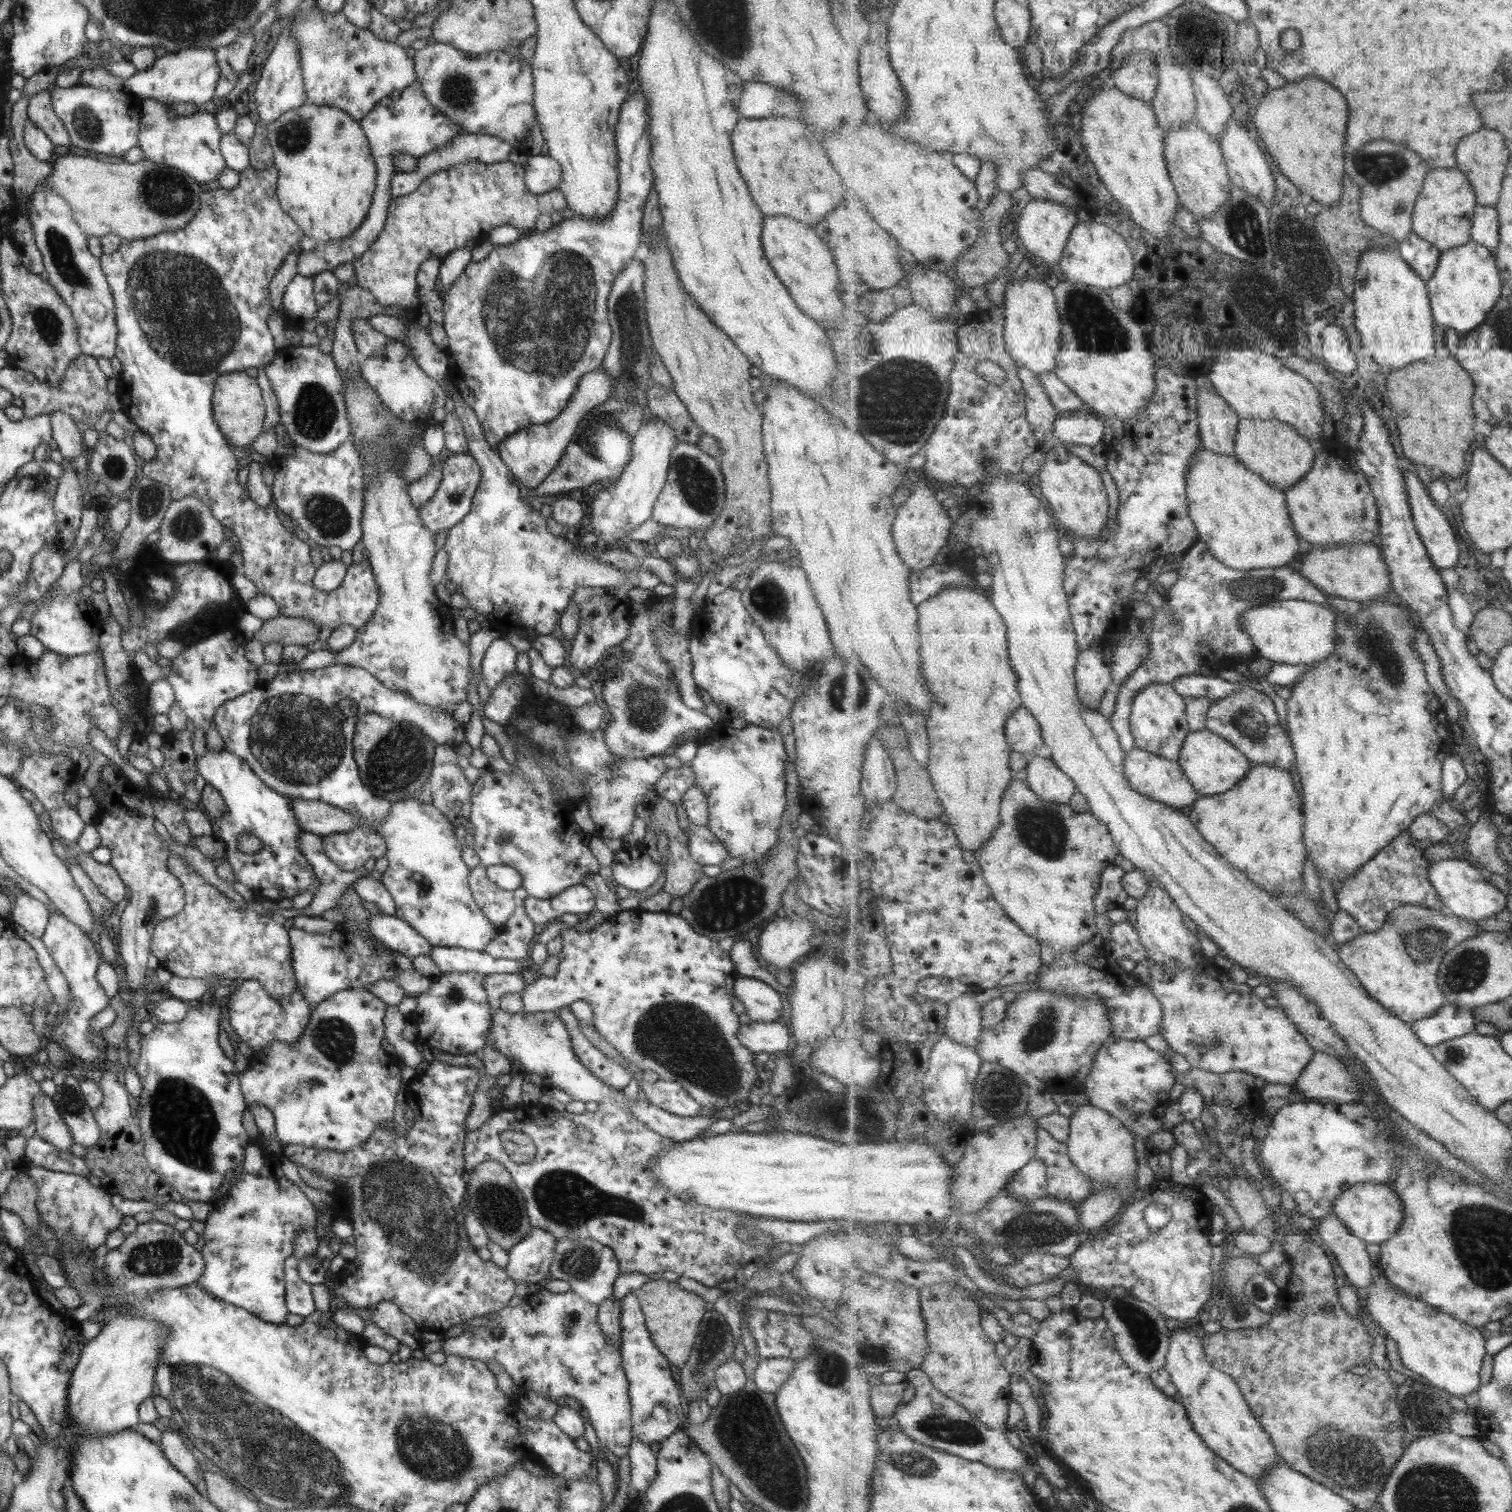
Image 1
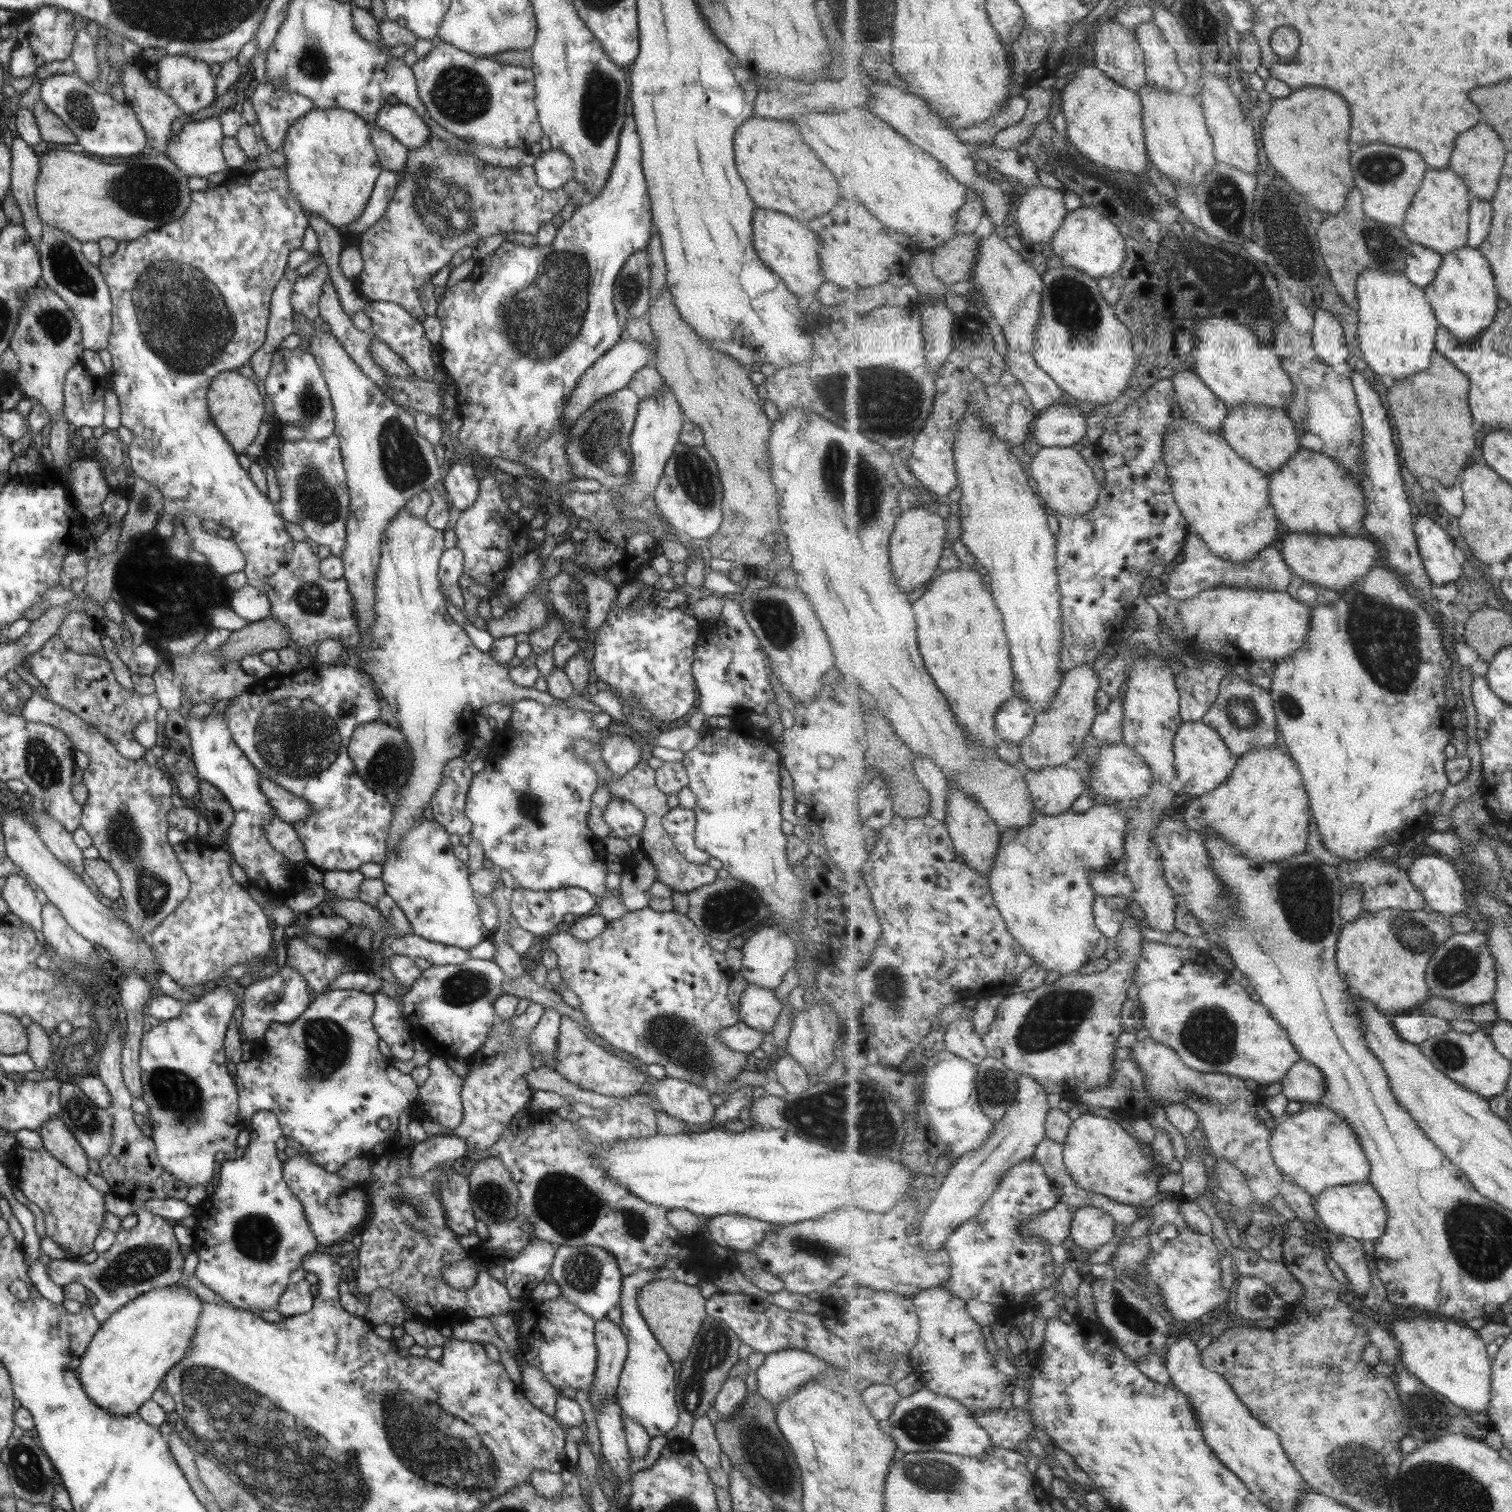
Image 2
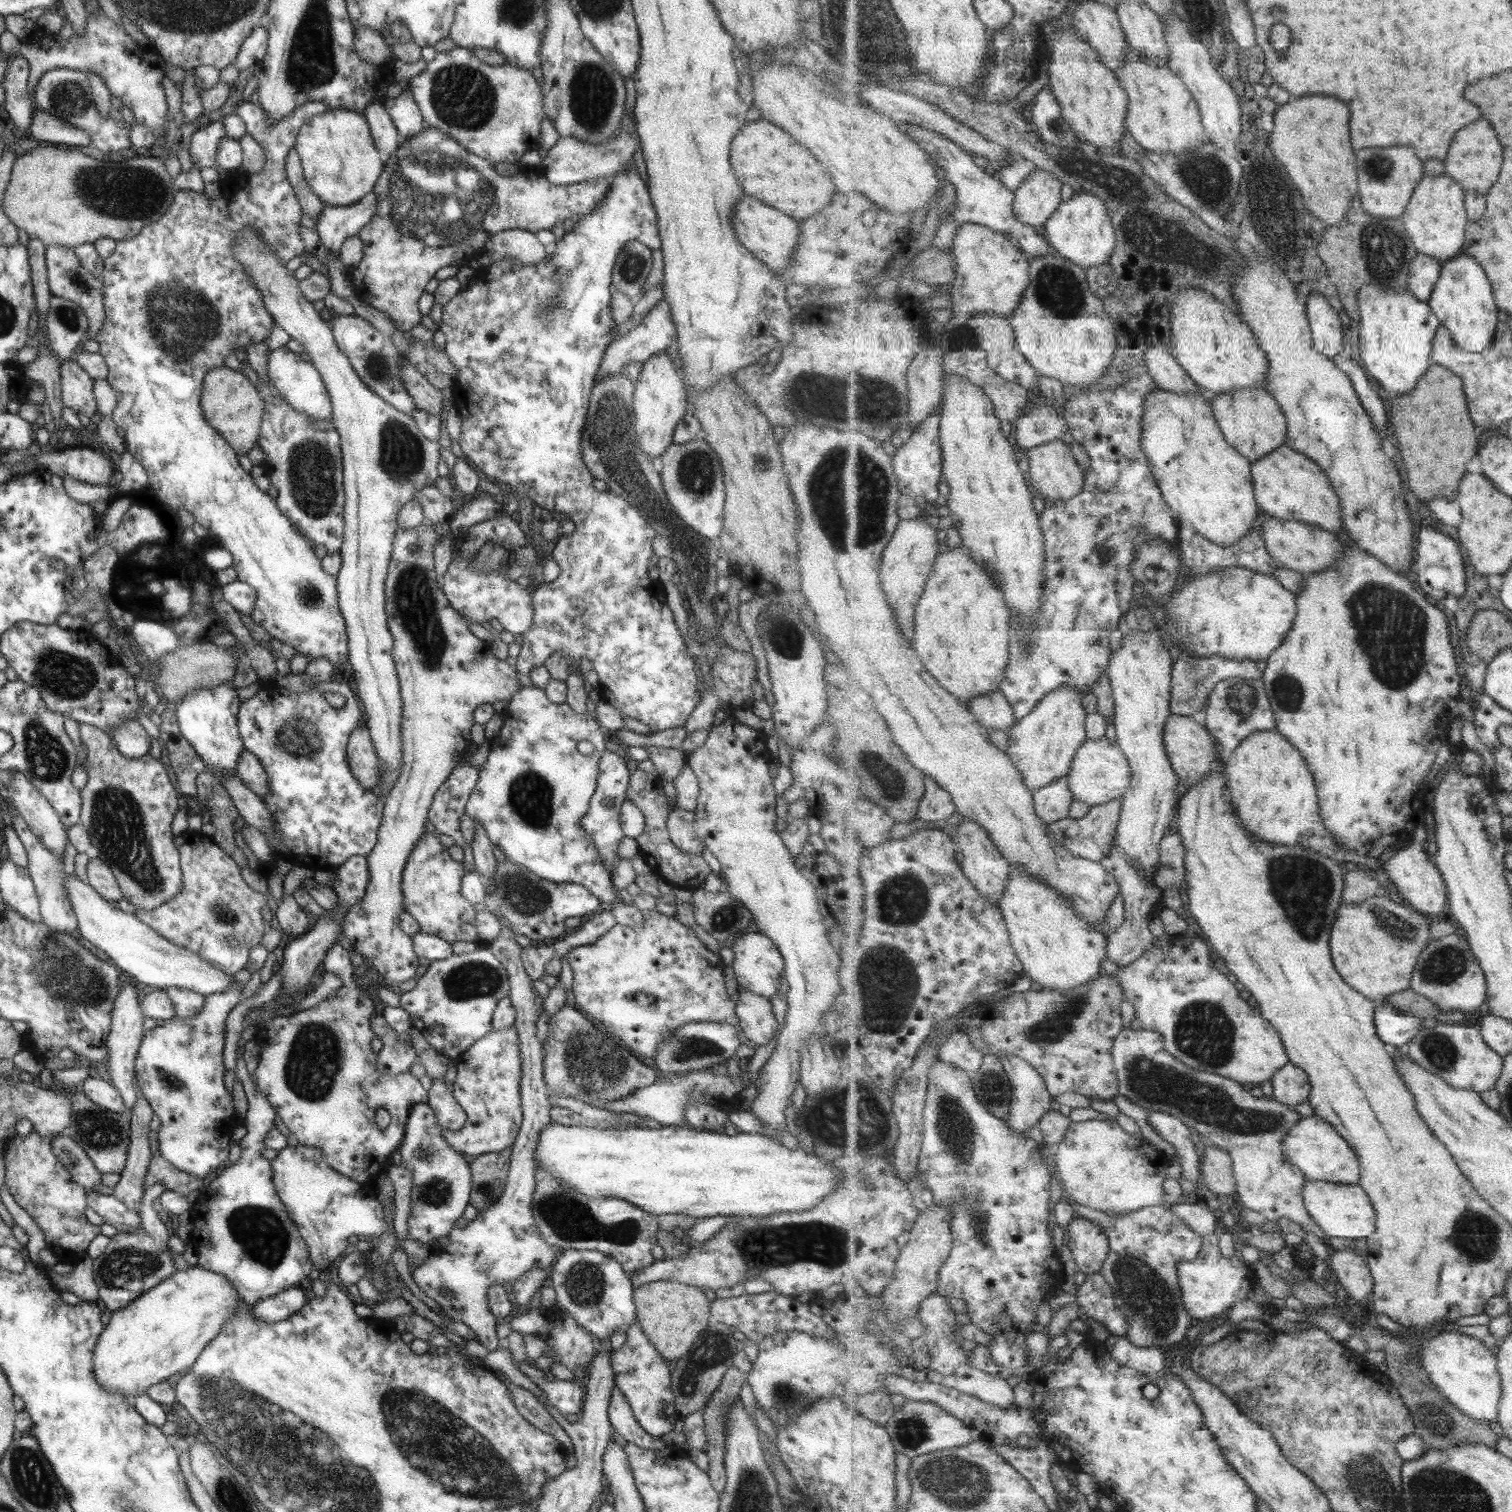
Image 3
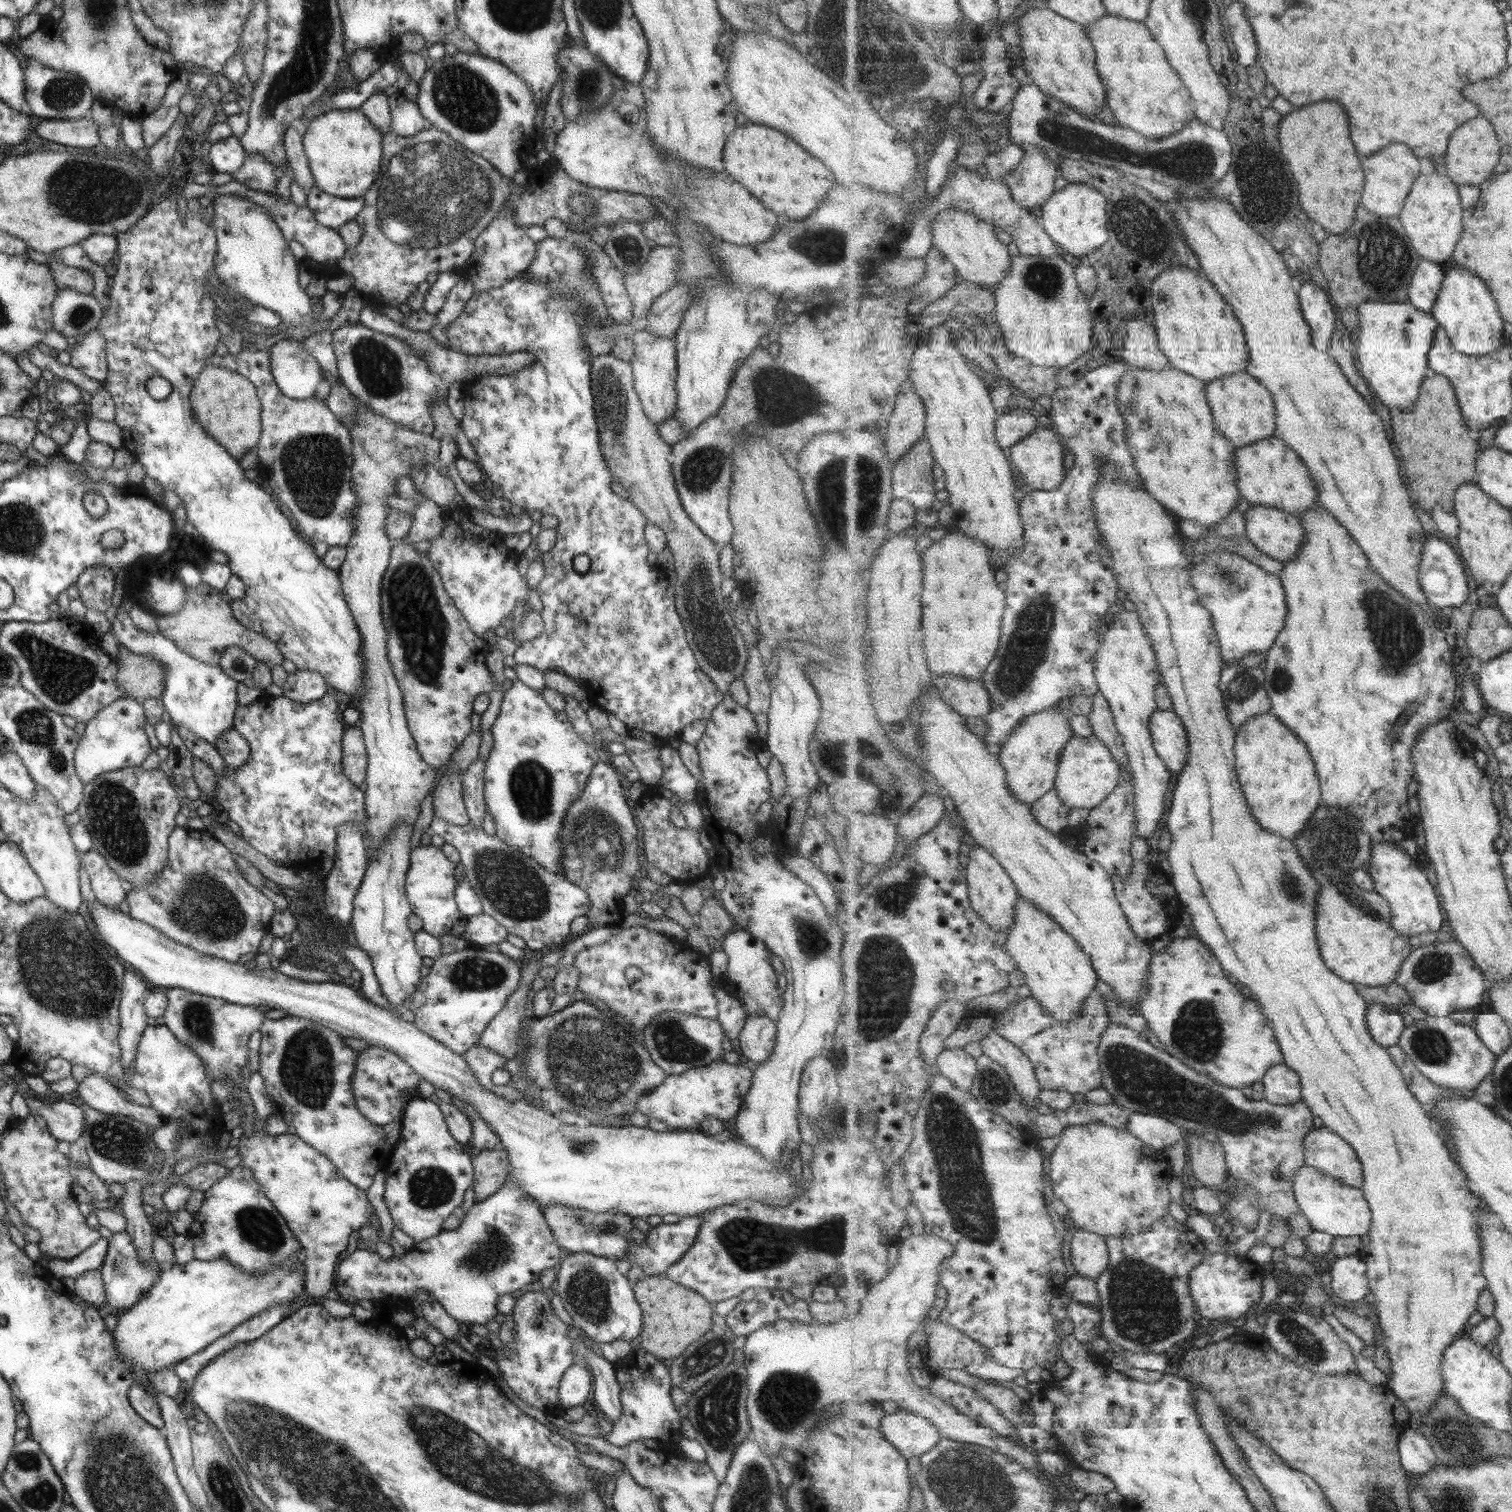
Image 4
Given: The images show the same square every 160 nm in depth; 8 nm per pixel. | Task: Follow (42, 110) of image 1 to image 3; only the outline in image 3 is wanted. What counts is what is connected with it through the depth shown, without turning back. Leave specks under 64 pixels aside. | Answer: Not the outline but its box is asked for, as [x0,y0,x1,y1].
[28,109,91,149]

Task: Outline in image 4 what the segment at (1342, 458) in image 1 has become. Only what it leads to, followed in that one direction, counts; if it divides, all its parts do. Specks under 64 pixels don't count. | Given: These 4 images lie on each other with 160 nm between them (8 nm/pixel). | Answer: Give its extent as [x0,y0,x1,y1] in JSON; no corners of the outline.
[1236,436,1320,515]

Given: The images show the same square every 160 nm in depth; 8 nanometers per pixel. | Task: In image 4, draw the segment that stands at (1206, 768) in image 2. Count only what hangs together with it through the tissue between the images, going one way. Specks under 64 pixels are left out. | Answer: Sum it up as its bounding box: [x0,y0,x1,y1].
[1150,710,1188,774]

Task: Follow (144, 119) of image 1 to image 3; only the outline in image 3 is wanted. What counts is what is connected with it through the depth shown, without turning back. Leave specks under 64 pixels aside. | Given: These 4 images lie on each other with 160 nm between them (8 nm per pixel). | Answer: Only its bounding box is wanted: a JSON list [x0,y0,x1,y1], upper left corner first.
[188,115,230,178]

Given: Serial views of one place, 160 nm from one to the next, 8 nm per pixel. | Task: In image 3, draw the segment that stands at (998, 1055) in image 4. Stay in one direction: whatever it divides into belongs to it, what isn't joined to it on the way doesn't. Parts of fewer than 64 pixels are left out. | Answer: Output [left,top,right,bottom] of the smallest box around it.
[1000,1054,1055,1136]

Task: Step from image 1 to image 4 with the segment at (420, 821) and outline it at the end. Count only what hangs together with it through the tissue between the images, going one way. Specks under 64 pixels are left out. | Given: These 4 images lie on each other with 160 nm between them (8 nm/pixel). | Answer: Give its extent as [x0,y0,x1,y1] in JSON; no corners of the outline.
[404,845,465,938]

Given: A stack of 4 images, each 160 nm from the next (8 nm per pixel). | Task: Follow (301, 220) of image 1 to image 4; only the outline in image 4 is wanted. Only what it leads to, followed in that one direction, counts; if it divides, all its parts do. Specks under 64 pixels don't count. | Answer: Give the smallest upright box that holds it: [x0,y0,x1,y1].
[302,109,382,198]

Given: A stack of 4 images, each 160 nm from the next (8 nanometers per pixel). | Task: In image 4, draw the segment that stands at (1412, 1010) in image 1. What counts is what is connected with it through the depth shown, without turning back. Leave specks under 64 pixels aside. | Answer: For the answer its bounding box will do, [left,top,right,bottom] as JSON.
[1294,803,1414,986]

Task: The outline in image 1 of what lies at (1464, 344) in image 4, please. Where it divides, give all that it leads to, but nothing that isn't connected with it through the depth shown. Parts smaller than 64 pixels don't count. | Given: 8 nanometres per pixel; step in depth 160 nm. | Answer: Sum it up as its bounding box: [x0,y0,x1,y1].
[1428,239,1501,334]

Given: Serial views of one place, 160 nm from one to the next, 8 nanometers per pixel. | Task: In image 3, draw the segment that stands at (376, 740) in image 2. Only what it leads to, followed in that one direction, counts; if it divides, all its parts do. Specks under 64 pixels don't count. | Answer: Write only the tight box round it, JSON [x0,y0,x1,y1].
[346,726,378,790]

